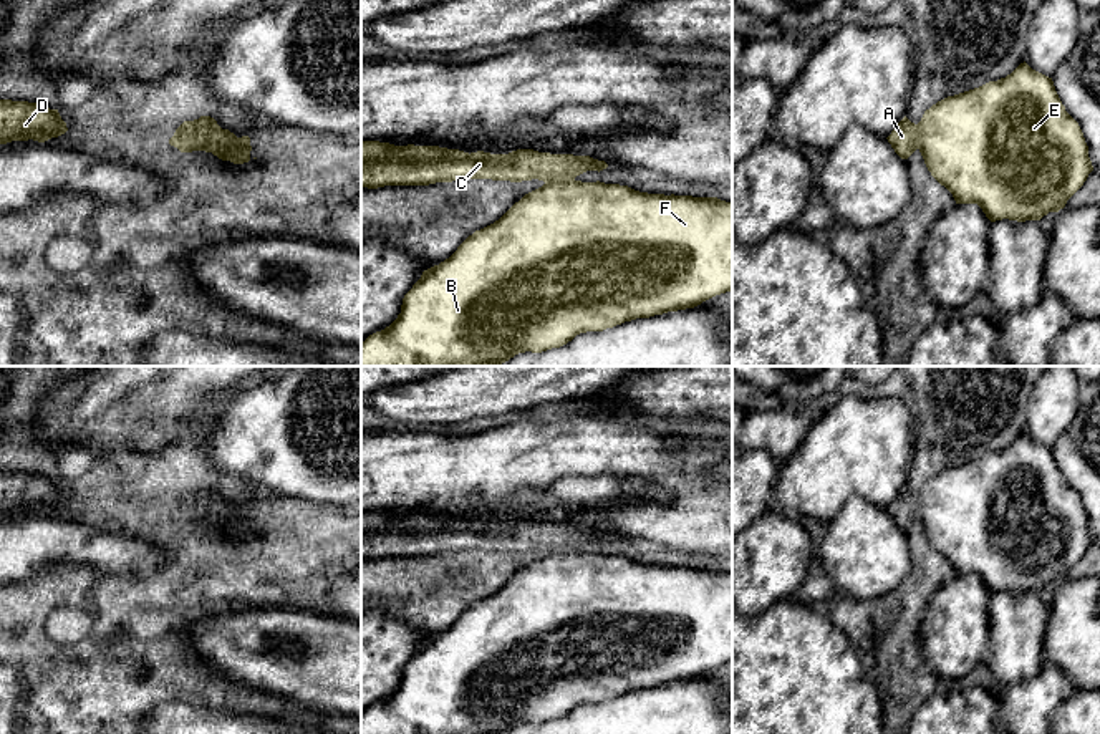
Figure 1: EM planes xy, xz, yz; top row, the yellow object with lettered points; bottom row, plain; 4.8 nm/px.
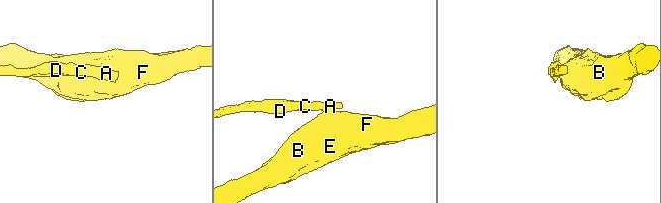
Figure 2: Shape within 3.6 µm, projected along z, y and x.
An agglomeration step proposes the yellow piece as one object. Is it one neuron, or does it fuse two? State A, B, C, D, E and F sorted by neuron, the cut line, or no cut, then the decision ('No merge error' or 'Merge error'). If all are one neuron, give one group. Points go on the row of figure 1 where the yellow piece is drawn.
Groups: A C D / B E F. Split along xz (574, 178), (564, 183), (545, 183). Merge error

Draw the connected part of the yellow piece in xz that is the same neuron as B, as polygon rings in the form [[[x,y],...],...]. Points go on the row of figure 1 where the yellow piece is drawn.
[[[572,179],[560,184],[545,182],[542,187],[525,194],[499,220],[469,235],[449,258],[424,270],[421,278],[404,295],[398,318],[361,343],[361,366],[500,366],[519,353],[542,353],[567,345],[580,333],[603,331],[636,318],[694,308],[731,290],[732,202],[717,197],[648,194],[628,186],[600,181],[581,182]]]

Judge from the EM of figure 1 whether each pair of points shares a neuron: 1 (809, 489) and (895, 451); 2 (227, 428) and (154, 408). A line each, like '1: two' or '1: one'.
1: one
2: two

